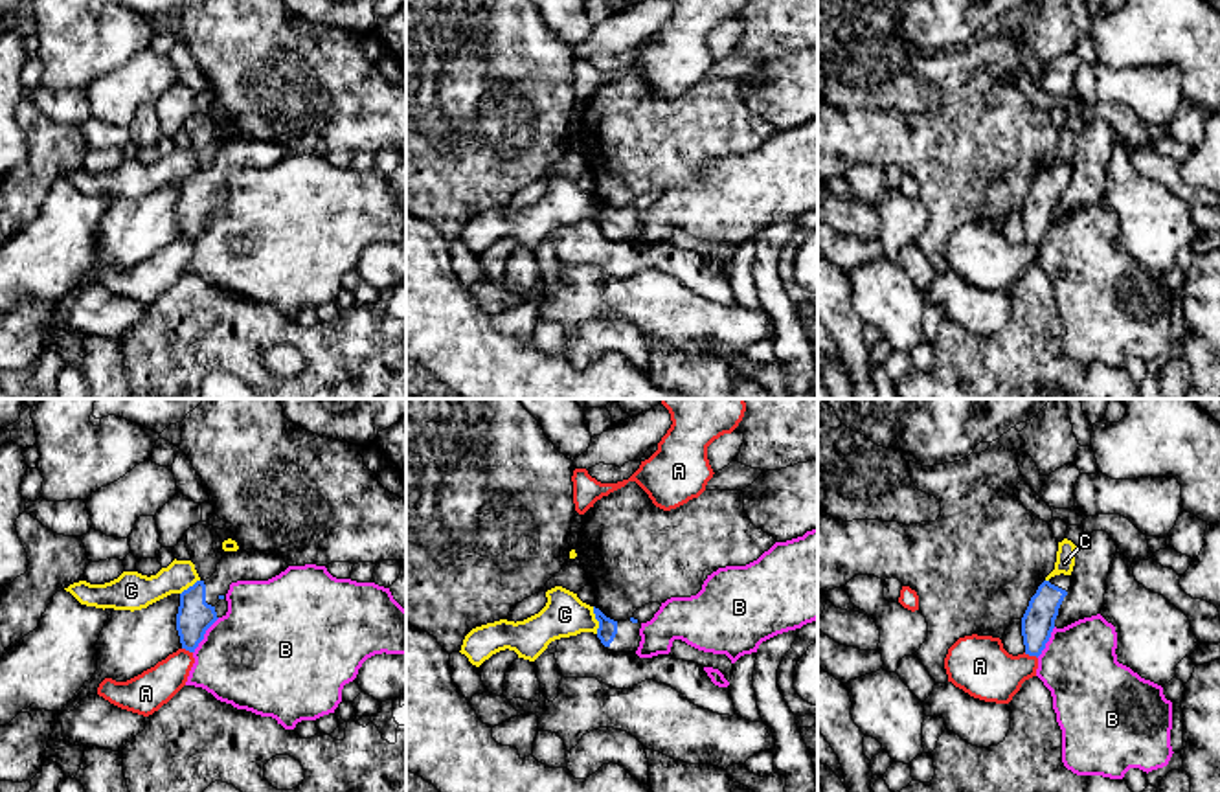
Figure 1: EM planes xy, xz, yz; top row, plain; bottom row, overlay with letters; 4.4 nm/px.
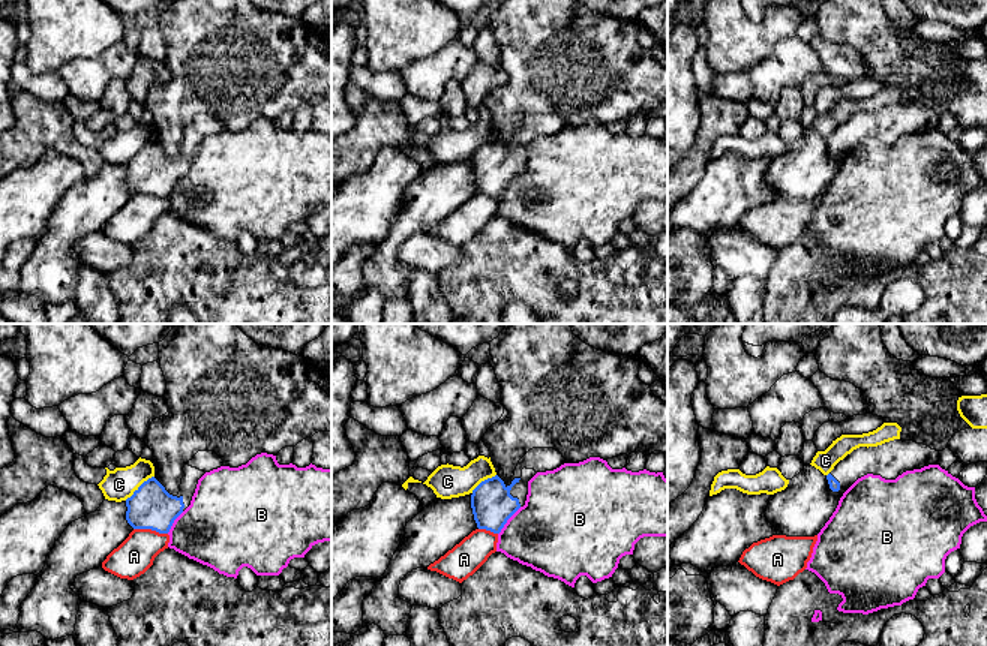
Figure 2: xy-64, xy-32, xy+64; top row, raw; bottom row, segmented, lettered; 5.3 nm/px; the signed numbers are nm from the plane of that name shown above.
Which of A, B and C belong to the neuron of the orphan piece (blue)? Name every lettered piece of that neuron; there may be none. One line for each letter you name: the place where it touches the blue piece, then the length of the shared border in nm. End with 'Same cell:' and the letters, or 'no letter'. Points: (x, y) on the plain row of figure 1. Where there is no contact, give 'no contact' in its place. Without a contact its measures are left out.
Same cell: no letter

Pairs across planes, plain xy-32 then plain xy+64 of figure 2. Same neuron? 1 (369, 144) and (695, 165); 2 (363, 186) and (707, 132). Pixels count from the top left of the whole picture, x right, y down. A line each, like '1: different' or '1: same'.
1: same
2: different

